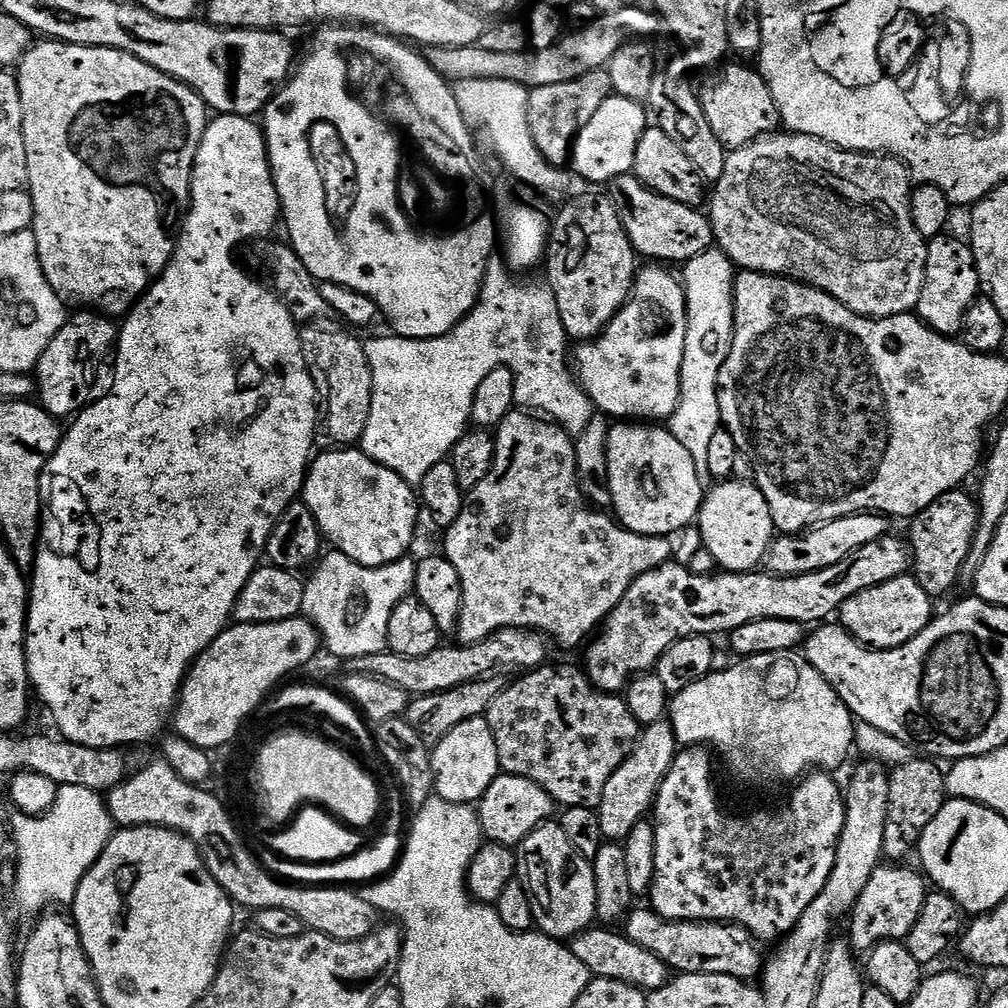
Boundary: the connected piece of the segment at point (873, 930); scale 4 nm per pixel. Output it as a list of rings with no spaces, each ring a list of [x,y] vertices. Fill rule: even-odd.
[[[892,862],[881,863],[870,874],[870,882],[866,882],[862,894],[858,894],[858,902],[853,906],[847,921],[847,939],[853,953],[867,954],[885,940],[907,941],[922,908],[926,895],[926,880],[915,867],[900,867],[904,866],[897,866]]]

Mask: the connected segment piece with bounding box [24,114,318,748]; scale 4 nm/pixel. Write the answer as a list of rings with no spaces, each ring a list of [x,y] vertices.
[[[220,114],[215,118],[209,119],[208,129],[204,131],[204,137],[198,146],[198,154],[194,158],[194,166],[192,167],[192,194],[190,203],[186,209],[186,215],[182,220],[182,227],[178,232],[174,254],[170,258],[170,262],[166,266],[164,273],[154,280],[152,285],[148,287],[147,292],[128,309],[122,320],[124,325],[122,323],[119,325],[118,339],[114,349],[116,364],[114,364],[114,367],[111,369],[111,372],[116,375],[116,392],[112,392],[112,396],[108,396],[108,400],[104,400],[104,404],[94,406],[89,403],[87,407],[69,423],[73,424],[70,425],[69,428],[66,428],[66,431],[61,435],[60,444],[57,446],[55,454],[48,460],[48,466],[44,470],[44,481],[42,484],[40,538],[36,546],[34,571],[31,573],[33,576],[30,576],[28,627],[24,629],[24,653],[26,654],[26,662],[28,663],[28,683],[31,691],[34,693],[35,699],[37,696],[37,698],[48,707],[48,712],[52,715],[53,722],[56,723],[57,729],[55,728],[55,731],[65,740],[69,740],[75,744],[81,744],[82,746],[90,746],[91,748],[124,748],[125,746],[129,746],[128,744],[144,744],[147,740],[152,740],[155,736],[163,734],[164,723],[166,723],[167,720],[169,723],[170,717],[173,715],[180,685],[183,684],[184,677],[188,675],[188,669],[191,668],[192,663],[196,661],[200,654],[207,650],[212,644],[212,641],[218,639],[220,633],[229,627],[230,617],[236,605],[238,594],[242,592],[242,586],[251,578],[253,572],[256,571],[258,565],[261,563],[262,557],[265,555],[268,547],[268,539],[272,531],[276,528],[276,523],[280,515],[293,507],[295,500],[292,499],[294,499],[295,496],[297,499],[297,497],[301,495],[310,457],[313,455],[312,439],[315,441],[318,436],[318,401],[316,399],[316,387],[310,378],[310,370],[306,366],[306,358],[302,354],[300,328],[298,327],[296,319],[290,314],[288,307],[284,305],[283,300],[276,295],[275,291],[269,290],[267,287],[264,289],[258,281],[251,280],[251,278],[232,261],[232,255],[235,254],[236,247],[238,247],[243,240],[256,240],[259,236],[270,235],[272,227],[278,224],[281,216],[280,199],[276,193],[276,183],[272,181],[272,167],[268,161],[268,147],[264,141],[263,127],[261,127],[255,119],[247,116],[225,116]]]

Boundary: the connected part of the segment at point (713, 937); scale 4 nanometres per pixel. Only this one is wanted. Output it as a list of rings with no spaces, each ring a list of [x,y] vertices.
[[[650,908],[633,909],[625,917],[625,922],[626,937],[658,954],[675,973],[722,974],[748,982],[750,978],[757,979],[763,971],[763,955],[760,956],[753,937],[740,925],[725,921],[666,920]]]

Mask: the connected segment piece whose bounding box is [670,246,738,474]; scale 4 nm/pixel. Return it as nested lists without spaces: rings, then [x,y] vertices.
[[[716,246],[690,258],[683,265],[682,271],[688,325],[680,370],[680,401],[671,414],[670,431],[674,438],[678,438],[678,442],[682,442],[682,446],[686,446],[690,458],[694,458],[696,469],[704,474],[710,438],[722,426],[718,406],[718,374],[732,345],[732,286],[736,282],[738,272],[731,258]]]

